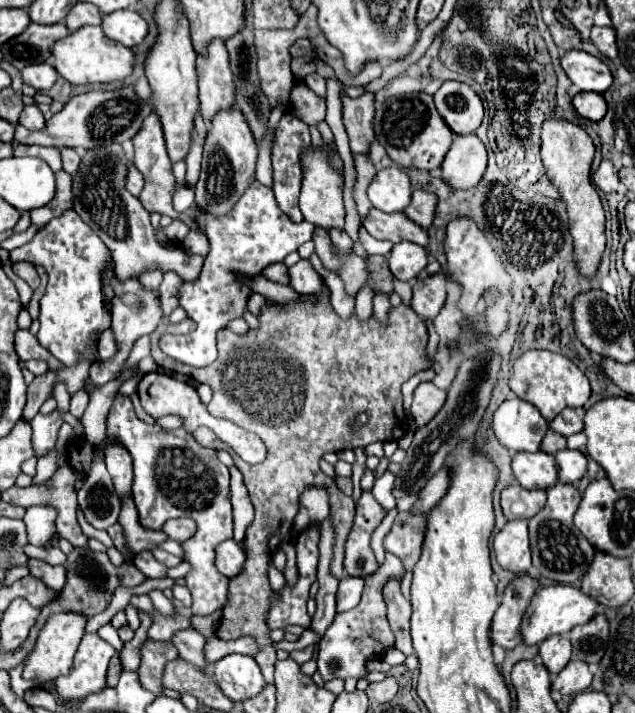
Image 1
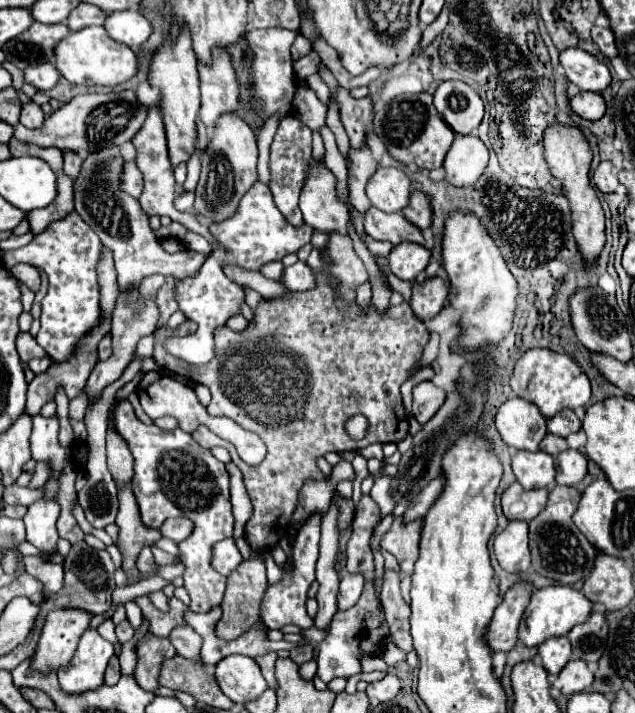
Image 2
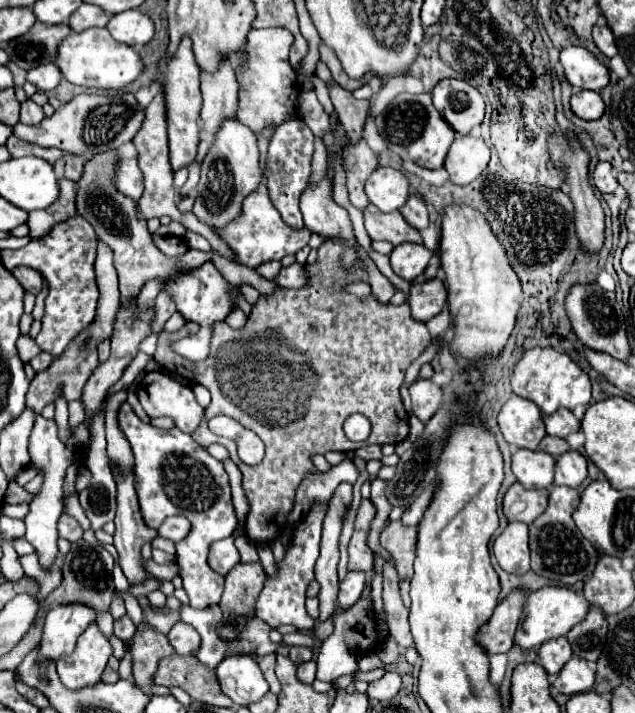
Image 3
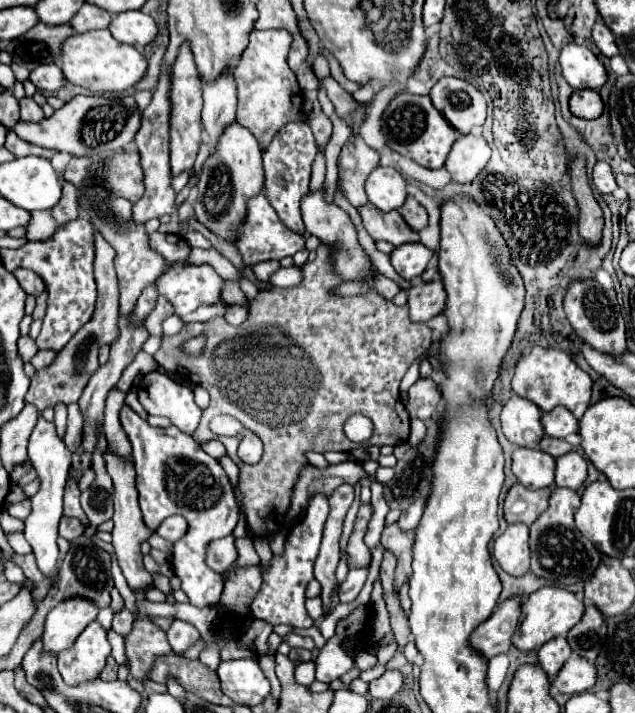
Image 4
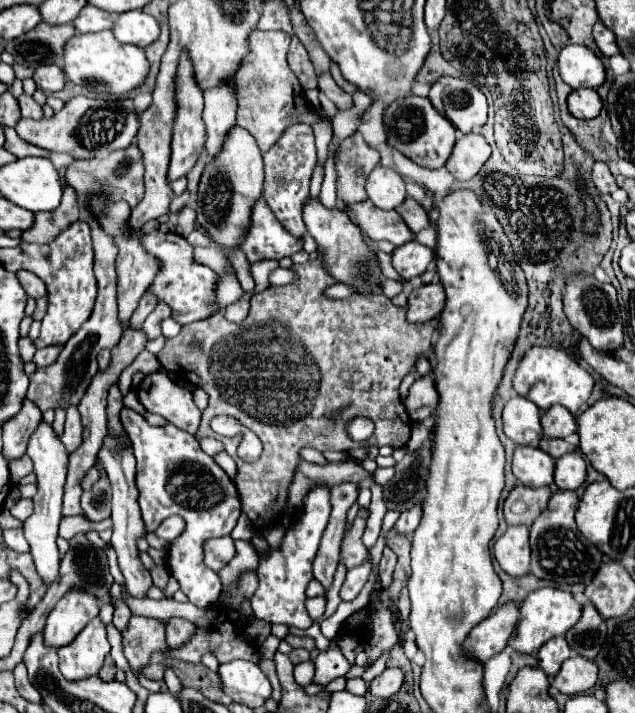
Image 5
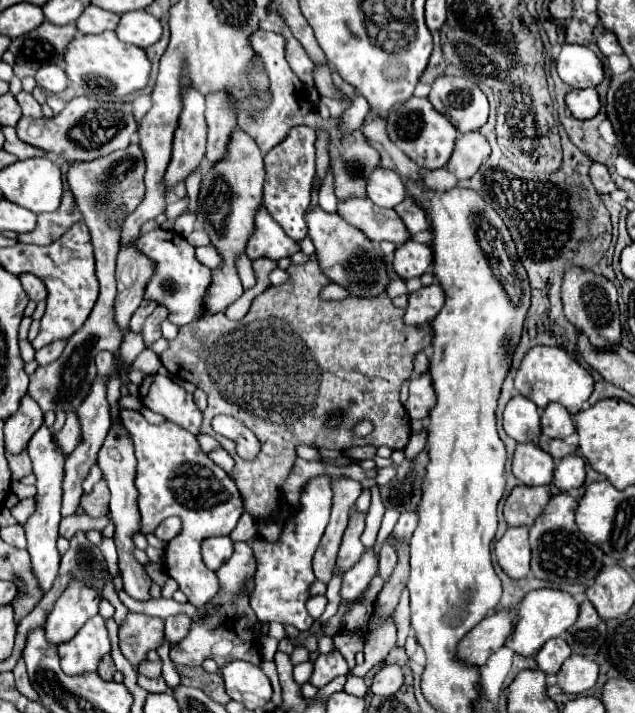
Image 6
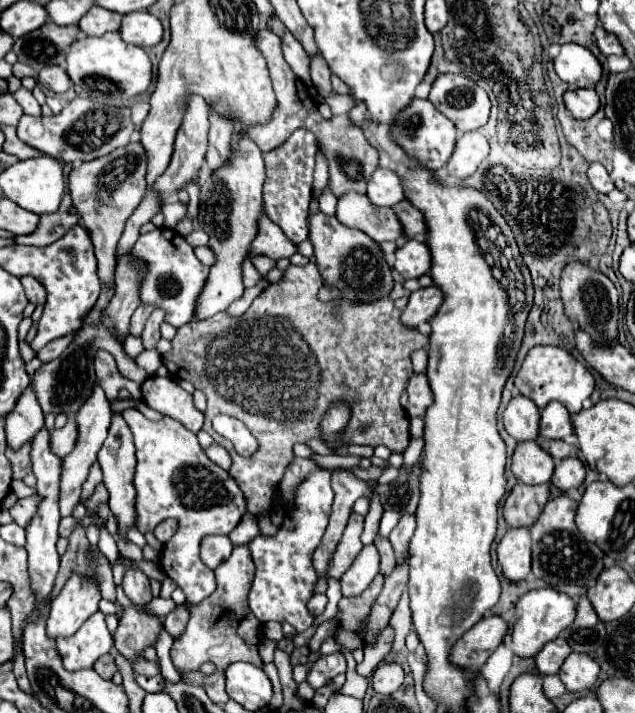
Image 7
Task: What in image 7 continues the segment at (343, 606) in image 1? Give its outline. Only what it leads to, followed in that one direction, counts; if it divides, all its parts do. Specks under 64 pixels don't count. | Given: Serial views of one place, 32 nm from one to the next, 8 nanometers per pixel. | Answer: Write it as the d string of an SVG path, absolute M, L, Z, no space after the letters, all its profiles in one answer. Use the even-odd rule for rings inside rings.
M364 546L360 556L354 560L354 564L342 574L342 596L354 598L360 596L372 582L372 578L378 574L380 556L374 546Z

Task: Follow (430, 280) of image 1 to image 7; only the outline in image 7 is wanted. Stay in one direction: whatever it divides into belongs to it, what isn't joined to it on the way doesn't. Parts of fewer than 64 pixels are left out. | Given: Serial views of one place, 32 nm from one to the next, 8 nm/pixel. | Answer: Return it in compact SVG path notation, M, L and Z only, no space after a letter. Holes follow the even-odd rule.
M428 286L412 292L408 296L408 306L402 312L402 322L406 326L418 326L422 322L430 322L432 316L440 310L442 306L442 290L438 286Z

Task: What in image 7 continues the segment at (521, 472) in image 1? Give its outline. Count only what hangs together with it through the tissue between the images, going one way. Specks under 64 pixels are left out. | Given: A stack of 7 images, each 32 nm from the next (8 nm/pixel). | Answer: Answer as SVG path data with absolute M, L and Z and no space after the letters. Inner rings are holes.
M518 442L512 454L512 472L522 484L546 484L554 472L554 460L536 442Z

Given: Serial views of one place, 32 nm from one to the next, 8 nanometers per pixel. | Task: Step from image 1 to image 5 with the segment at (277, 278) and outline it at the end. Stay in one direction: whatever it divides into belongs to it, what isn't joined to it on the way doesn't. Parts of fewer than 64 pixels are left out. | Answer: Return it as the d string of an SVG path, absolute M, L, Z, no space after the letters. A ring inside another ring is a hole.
M260 260L260 262L254 262L254 264L250 266L252 276L254 276L254 280L256 280L256 292L266 290L266 286L268 286L268 276L270 276L270 272L274 272L276 268L278 268L278 262L276 262L276 260Z

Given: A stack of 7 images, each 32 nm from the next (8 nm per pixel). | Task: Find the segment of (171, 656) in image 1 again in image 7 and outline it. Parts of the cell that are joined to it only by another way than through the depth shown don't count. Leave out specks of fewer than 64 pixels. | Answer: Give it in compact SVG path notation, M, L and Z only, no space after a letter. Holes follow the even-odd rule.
M124 608L124 616L114 636L116 650L130 662L136 662L142 656L144 648L156 644L160 630L162 630L160 618L148 616L134 608Z

